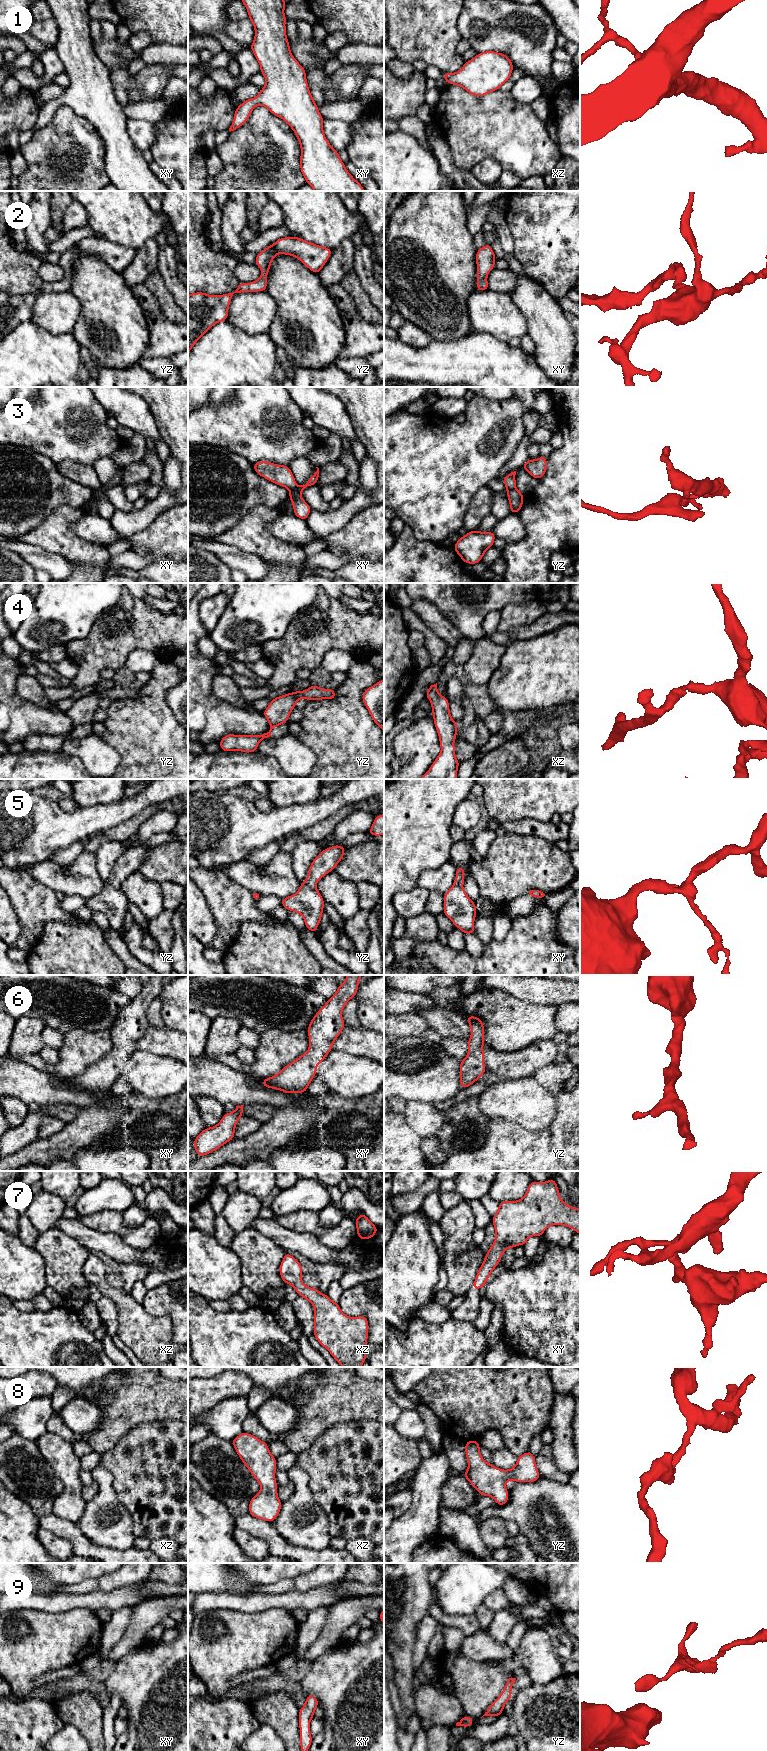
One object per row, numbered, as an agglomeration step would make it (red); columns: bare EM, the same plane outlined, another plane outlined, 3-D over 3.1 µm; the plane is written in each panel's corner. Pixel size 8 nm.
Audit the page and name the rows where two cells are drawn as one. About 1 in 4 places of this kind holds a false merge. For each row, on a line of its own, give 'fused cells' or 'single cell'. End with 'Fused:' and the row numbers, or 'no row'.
1: single cell
2: single cell
3: fused cells
4: single cell
5: single cell
6: single cell
7: single cell
8: single cell
9: single cell
Fused: 3

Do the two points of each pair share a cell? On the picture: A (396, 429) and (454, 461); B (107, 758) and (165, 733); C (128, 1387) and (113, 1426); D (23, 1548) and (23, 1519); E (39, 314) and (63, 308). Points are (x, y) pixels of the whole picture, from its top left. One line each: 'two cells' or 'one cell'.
A: one cell
B: two cells
C: one cell
D: one cell
E: one cell

